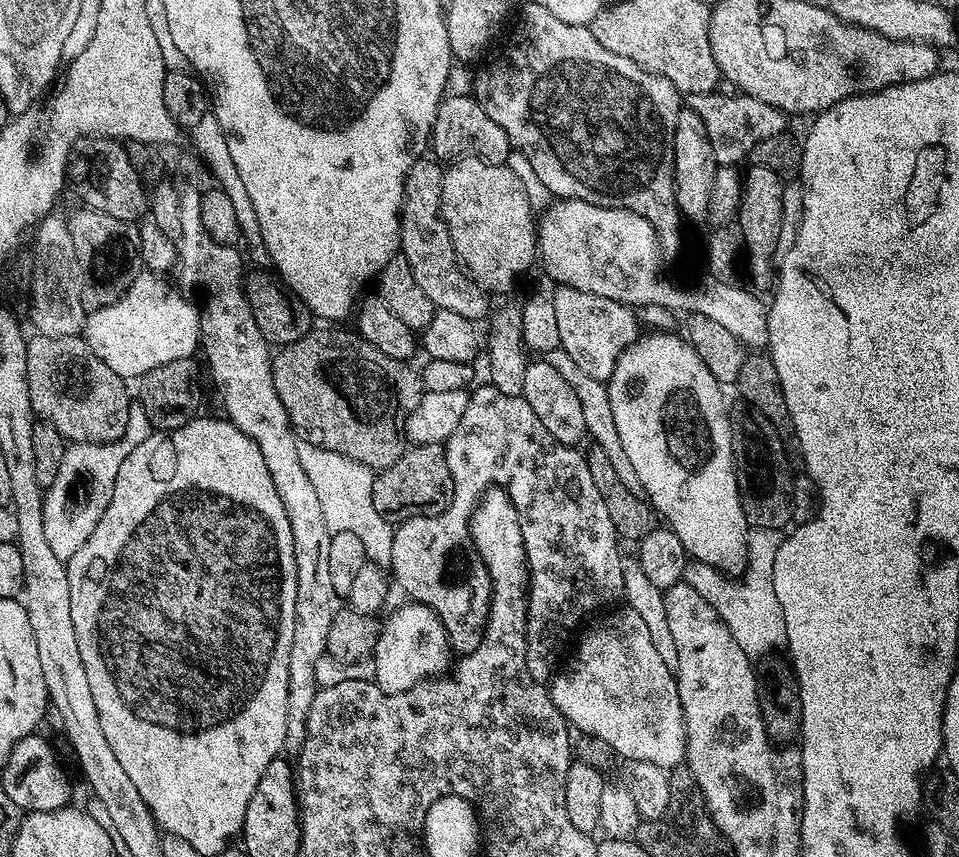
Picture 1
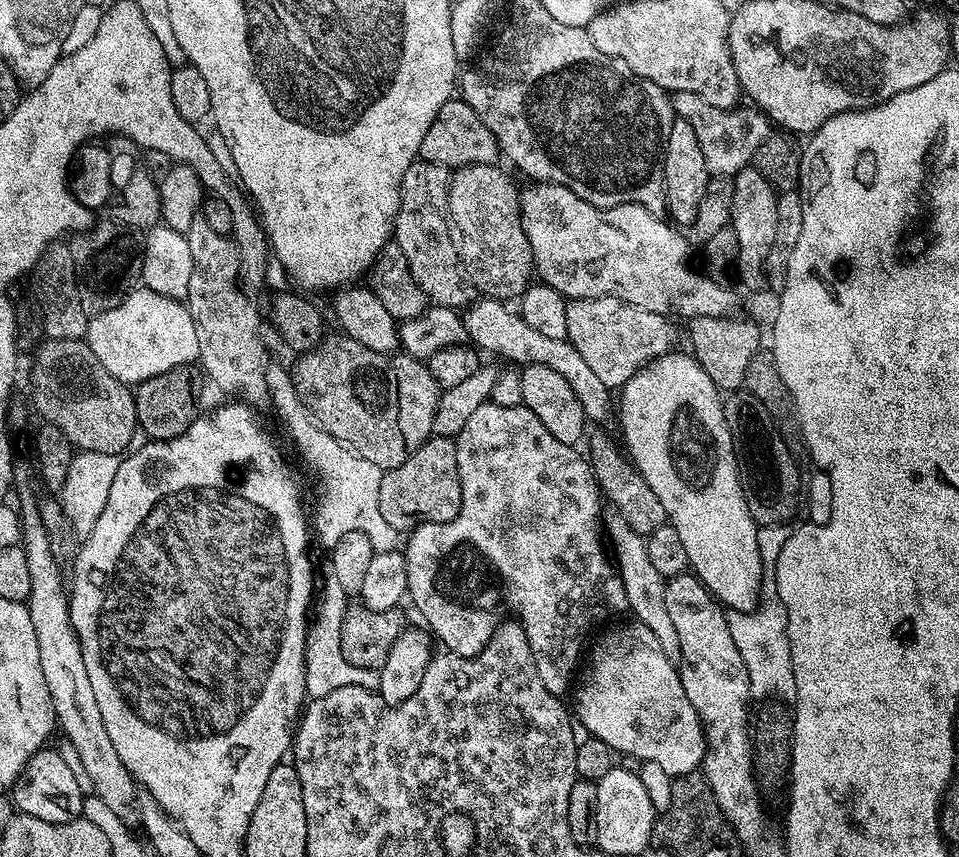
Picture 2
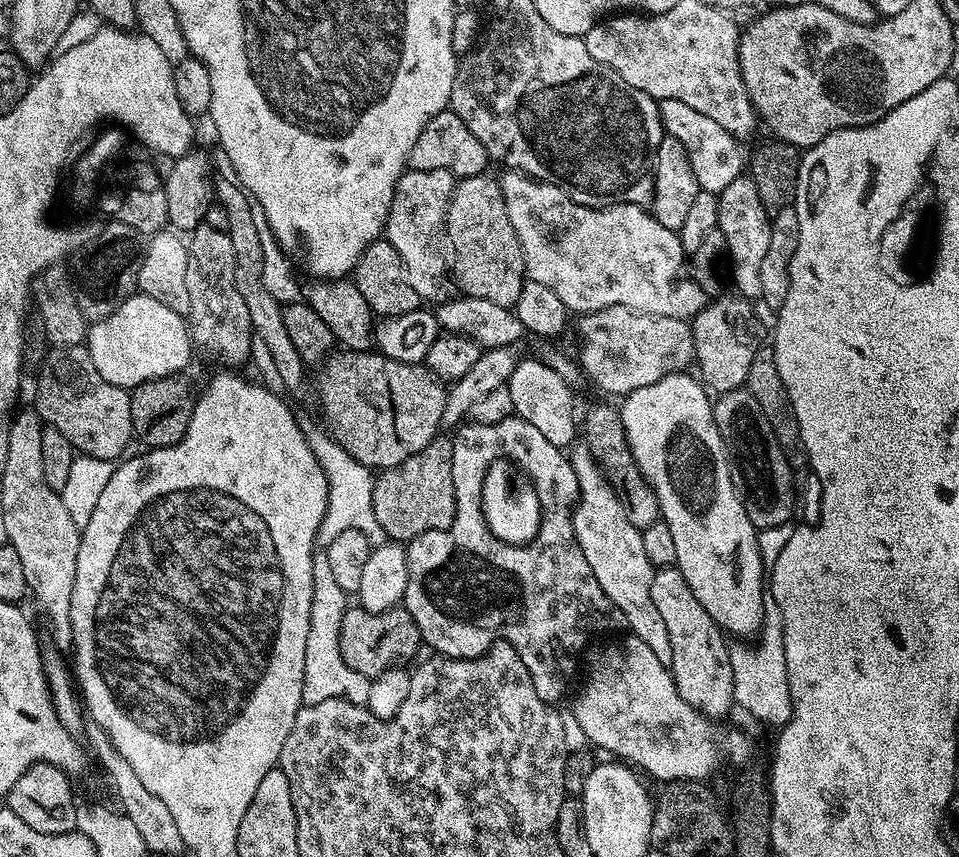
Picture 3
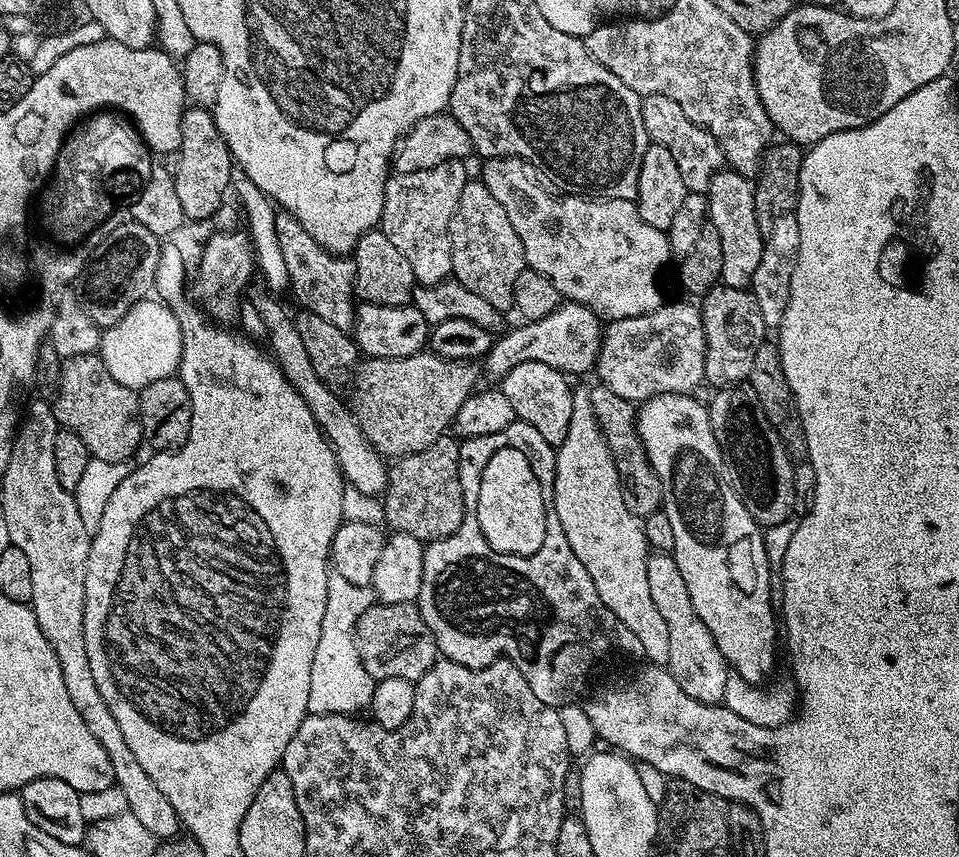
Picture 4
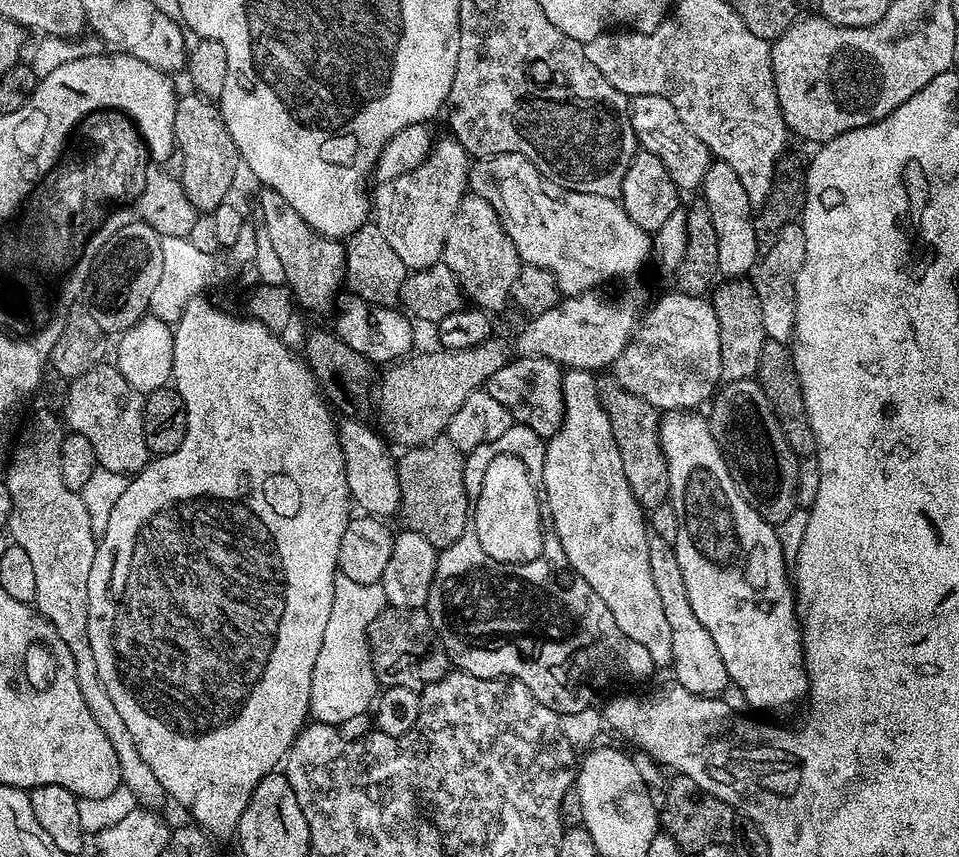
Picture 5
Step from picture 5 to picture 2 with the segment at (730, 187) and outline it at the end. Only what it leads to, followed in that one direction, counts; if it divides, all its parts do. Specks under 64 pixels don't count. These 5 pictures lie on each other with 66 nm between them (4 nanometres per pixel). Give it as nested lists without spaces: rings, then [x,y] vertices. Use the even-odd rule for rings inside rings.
[[[755,166],[744,168],[731,177],[732,182],[732,218],[730,227],[738,237],[735,275],[752,292],[769,291],[768,272],[764,269],[770,246],[774,246],[774,234],[778,234],[778,206],[775,188]]]

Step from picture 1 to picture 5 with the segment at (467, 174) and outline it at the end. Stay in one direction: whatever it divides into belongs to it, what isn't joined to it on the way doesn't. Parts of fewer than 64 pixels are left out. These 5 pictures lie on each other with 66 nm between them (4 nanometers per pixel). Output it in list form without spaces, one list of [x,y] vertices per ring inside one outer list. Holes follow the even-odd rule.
[[[471,194],[462,198],[448,231],[442,263],[452,271],[464,289],[465,297],[475,307],[489,314],[497,314],[504,307],[509,307],[514,278],[518,278],[522,261],[514,242],[510,242],[502,226],[500,215],[490,202],[486,202],[486,198]]]

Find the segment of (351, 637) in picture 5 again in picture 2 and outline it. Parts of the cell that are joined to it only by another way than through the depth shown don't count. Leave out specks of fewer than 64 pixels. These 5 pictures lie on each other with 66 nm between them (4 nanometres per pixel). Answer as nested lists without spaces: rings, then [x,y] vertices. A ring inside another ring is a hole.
[[[331,570],[324,572],[324,589],[319,589],[318,603],[314,608],[314,623],[308,637],[308,650],[304,655],[304,691],[309,697],[325,696],[330,690],[339,690],[341,686],[362,686],[372,688],[378,676],[373,669],[350,666],[346,658],[342,658],[342,618],[350,603],[350,594],[342,590],[338,578],[334,578]]]

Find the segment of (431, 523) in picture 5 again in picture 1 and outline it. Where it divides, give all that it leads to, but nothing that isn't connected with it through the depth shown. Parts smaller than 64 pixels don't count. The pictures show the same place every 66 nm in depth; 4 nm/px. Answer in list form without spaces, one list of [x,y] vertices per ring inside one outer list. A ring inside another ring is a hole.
[[[417,444],[409,447],[394,466],[386,466],[375,473],[372,497],[374,510],[389,522],[409,520],[415,516],[436,516],[448,509],[456,495],[450,464],[446,462],[444,444]]]

